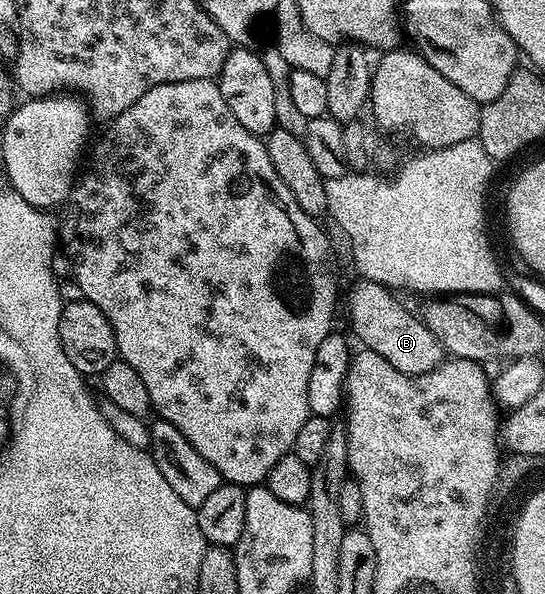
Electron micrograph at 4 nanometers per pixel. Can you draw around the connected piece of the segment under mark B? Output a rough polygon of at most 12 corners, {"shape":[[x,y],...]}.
{"shape":[[357,281],[348,322],[398,372],[445,361],[438,336],[380,282]]}

